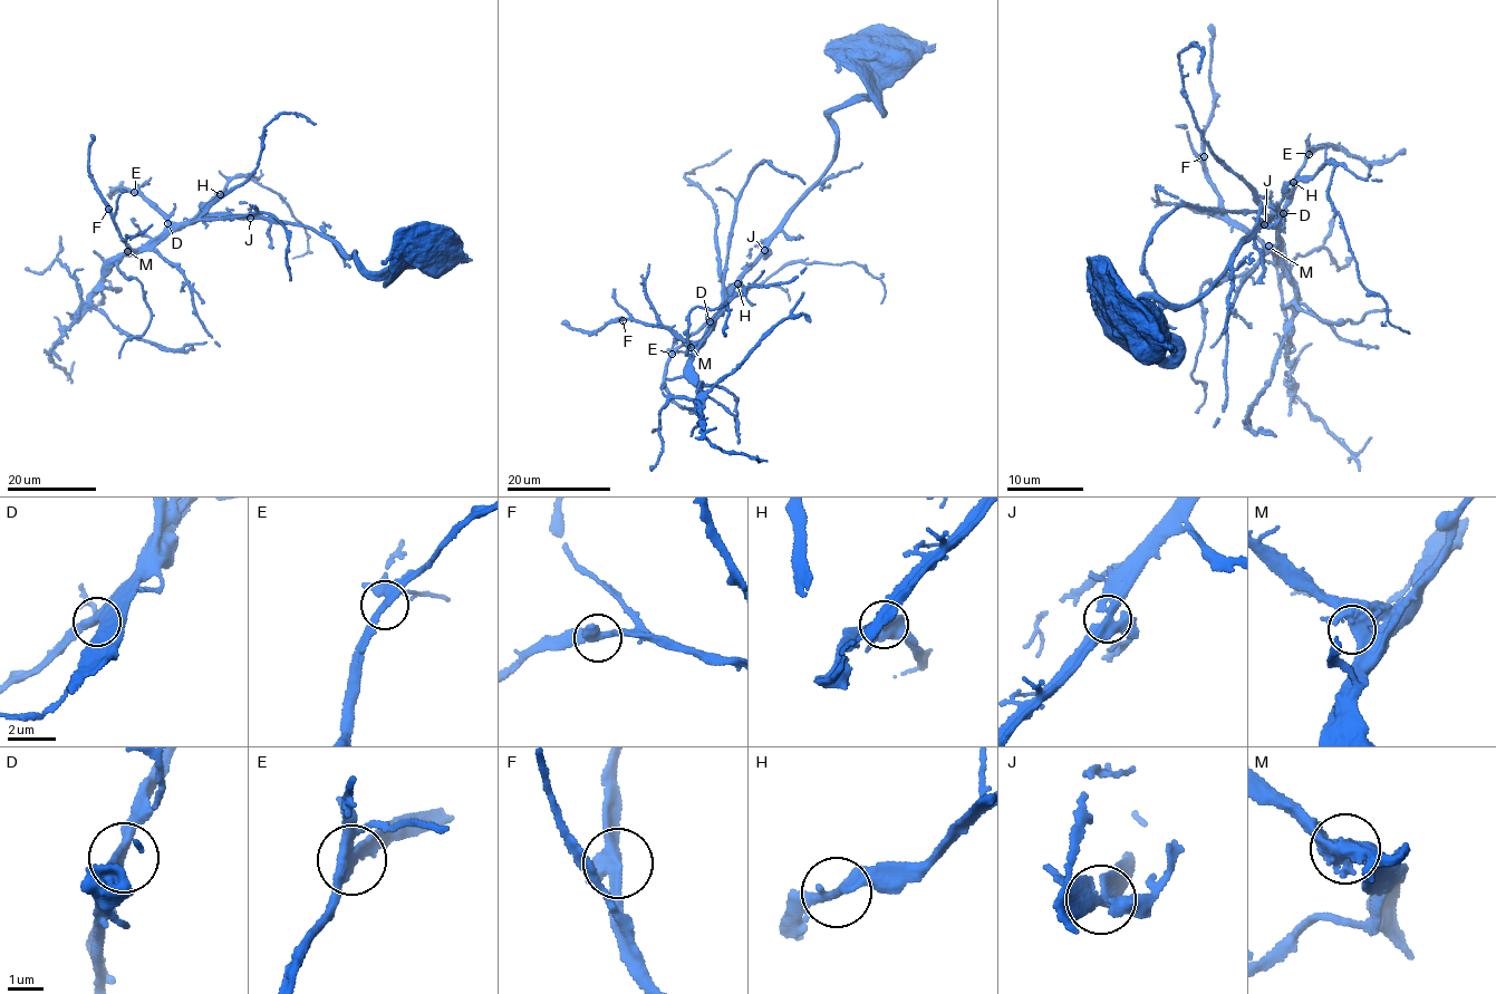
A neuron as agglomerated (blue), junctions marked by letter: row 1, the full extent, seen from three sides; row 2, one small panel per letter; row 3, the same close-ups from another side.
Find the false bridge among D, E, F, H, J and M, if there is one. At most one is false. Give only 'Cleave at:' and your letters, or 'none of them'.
Cleave at: none of them

